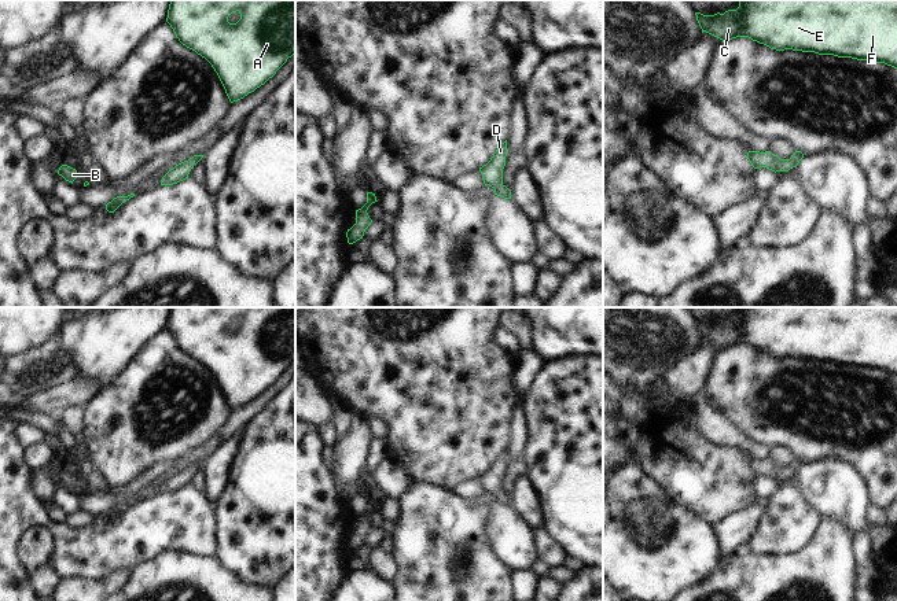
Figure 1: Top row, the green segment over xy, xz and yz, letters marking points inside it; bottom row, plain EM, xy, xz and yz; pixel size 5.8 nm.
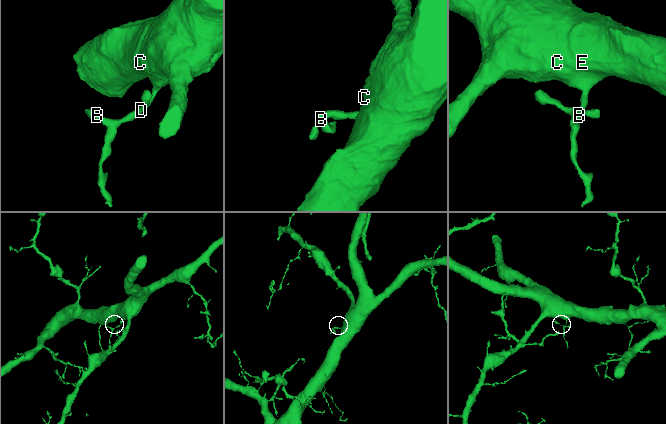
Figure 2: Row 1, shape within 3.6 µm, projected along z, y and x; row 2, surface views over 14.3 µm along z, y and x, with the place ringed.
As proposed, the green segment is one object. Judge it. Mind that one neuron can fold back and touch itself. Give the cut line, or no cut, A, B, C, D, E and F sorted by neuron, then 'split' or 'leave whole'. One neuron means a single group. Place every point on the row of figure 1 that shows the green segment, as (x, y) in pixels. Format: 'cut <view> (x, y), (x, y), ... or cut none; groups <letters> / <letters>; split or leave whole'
cut none; groups A B C D E F; leave whole

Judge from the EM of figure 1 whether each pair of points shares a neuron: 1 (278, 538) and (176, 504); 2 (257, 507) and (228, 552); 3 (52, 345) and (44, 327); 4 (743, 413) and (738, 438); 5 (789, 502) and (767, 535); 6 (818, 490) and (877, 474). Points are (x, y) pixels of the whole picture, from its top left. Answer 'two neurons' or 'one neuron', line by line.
1: two neurons
2: one neuron
3: two neurons
4: two neurons
5: one neuron
6: two neurons

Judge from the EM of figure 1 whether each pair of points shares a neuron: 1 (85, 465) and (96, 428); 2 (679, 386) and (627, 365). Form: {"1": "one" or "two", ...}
{"1": "two", "2": "two"}

